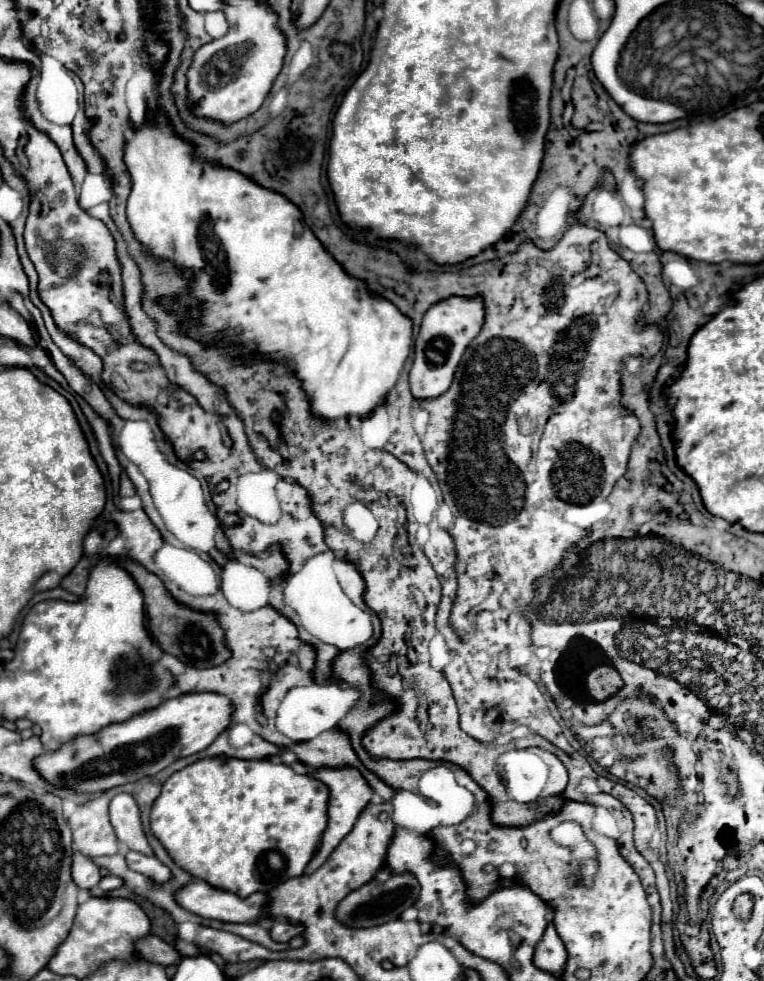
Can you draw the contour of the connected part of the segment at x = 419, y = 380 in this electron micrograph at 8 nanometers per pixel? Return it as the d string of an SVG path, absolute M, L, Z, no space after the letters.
M451 297L447 301L439 301L435 303L423 317L423 333L419 329L419 335L415 339L415 359L413 359L413 367L409 371L409 385L411 385L411 395L415 399L435 399L437 395L443 395L455 375L455 369L459 365L459 359L465 351L465 347L469 345L469 341L481 331L483 327L483 319L485 319L485 307L483 301L479 297Z

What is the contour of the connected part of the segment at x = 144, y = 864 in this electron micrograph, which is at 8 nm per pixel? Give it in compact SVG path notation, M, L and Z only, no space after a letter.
M127 851L125 861L133 871L143 873L143 875L155 879L157 883L165 883L171 877L171 871L153 855L141 855L137 851Z

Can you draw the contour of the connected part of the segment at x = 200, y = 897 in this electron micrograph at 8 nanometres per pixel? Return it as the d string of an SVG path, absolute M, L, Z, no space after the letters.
M191 879L185 887L175 891L175 901L183 909L207 917L229 923L257 923L263 917L263 907L269 901L267 893L253 893L245 899L215 889L201 879Z

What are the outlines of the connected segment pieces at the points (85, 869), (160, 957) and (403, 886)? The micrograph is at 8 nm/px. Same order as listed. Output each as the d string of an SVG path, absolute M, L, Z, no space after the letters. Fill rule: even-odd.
M79 851L73 853L73 867L71 867L71 875L73 875L73 881L79 889L93 889L99 881L101 881L101 875L99 875L99 867L95 867L95 863L81 855Z
M147 935L145 939L139 939L135 943L135 951L151 961L151 963L159 963L159 965L171 965L171 963L179 963L181 955L177 953L177 949L169 943L165 943L163 939L159 939L157 935Z
M411 873L403 875L391 875L387 881L369 881L367 885L359 887L357 891L351 891L335 909L335 919L351 929L363 929L363 927L375 927L387 921L393 921L401 915L401 911L409 909L419 895L419 883Z

